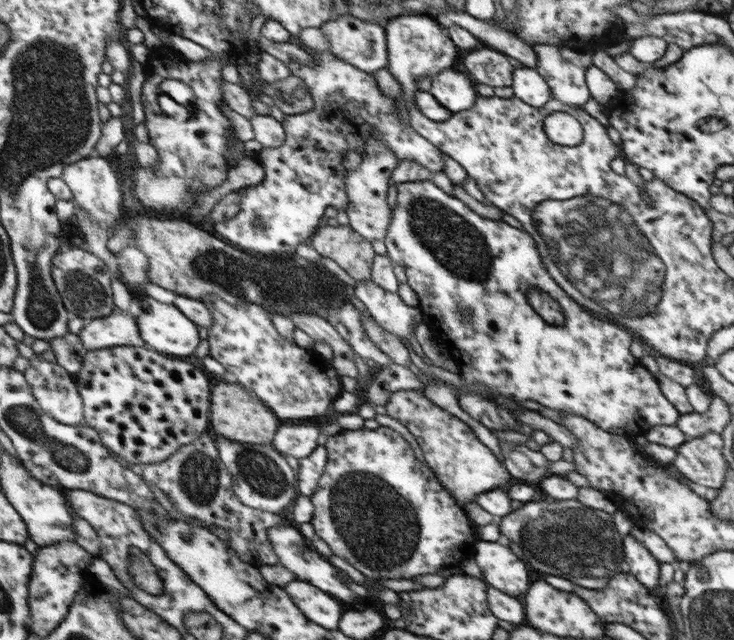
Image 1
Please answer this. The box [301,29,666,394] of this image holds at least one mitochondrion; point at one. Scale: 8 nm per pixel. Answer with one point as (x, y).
(459, 248)

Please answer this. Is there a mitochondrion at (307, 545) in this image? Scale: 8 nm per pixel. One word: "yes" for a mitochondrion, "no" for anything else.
no

